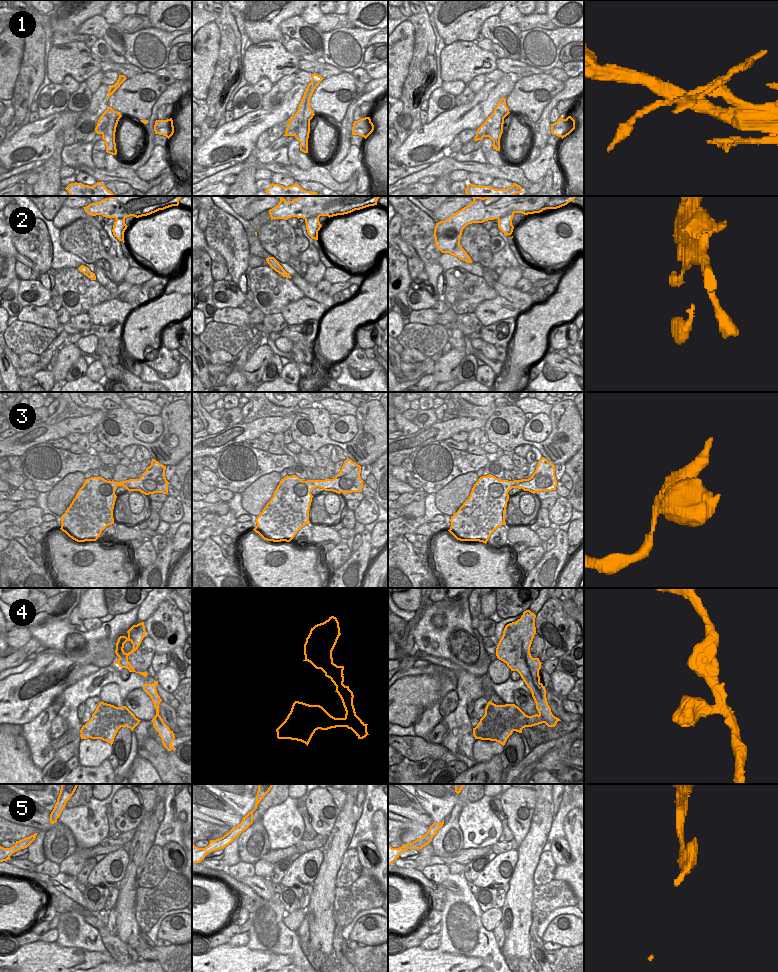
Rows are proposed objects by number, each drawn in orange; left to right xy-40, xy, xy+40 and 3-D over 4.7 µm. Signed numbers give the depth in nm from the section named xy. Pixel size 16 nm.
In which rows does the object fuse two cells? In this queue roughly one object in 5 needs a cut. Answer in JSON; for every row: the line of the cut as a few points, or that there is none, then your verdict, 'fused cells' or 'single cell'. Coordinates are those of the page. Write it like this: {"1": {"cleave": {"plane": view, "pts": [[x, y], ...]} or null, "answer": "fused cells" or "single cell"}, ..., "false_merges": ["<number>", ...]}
{"1": {"cleave": null, "answer": "single cell"}, "2": {"cleave": null, "answer": "single cell"}, "3": {"cleave": null, "answer": "single cell"}, "4": {"cleave": null, "answer": "single cell"}, "5": {"cleave": null, "answer": "single cell"}, "false_merges": []}

